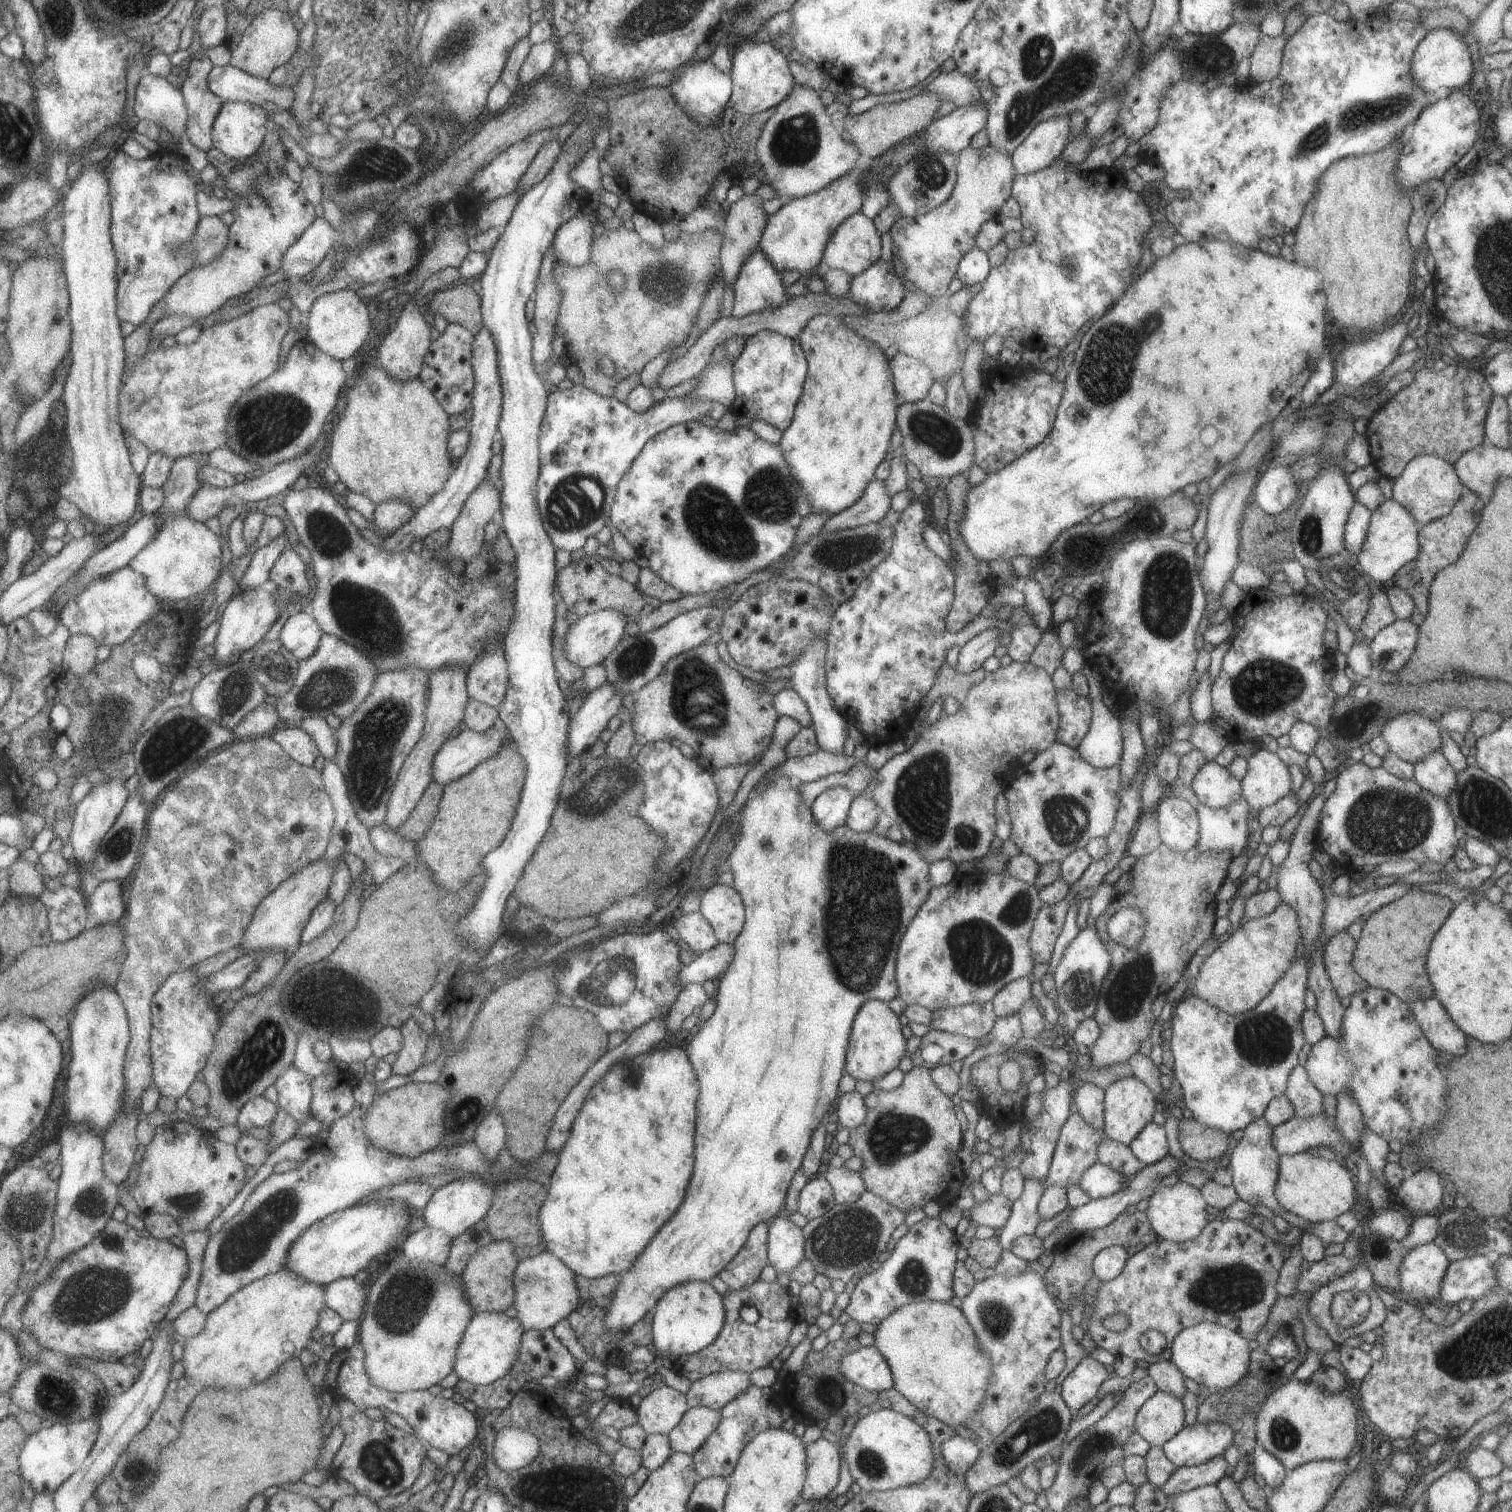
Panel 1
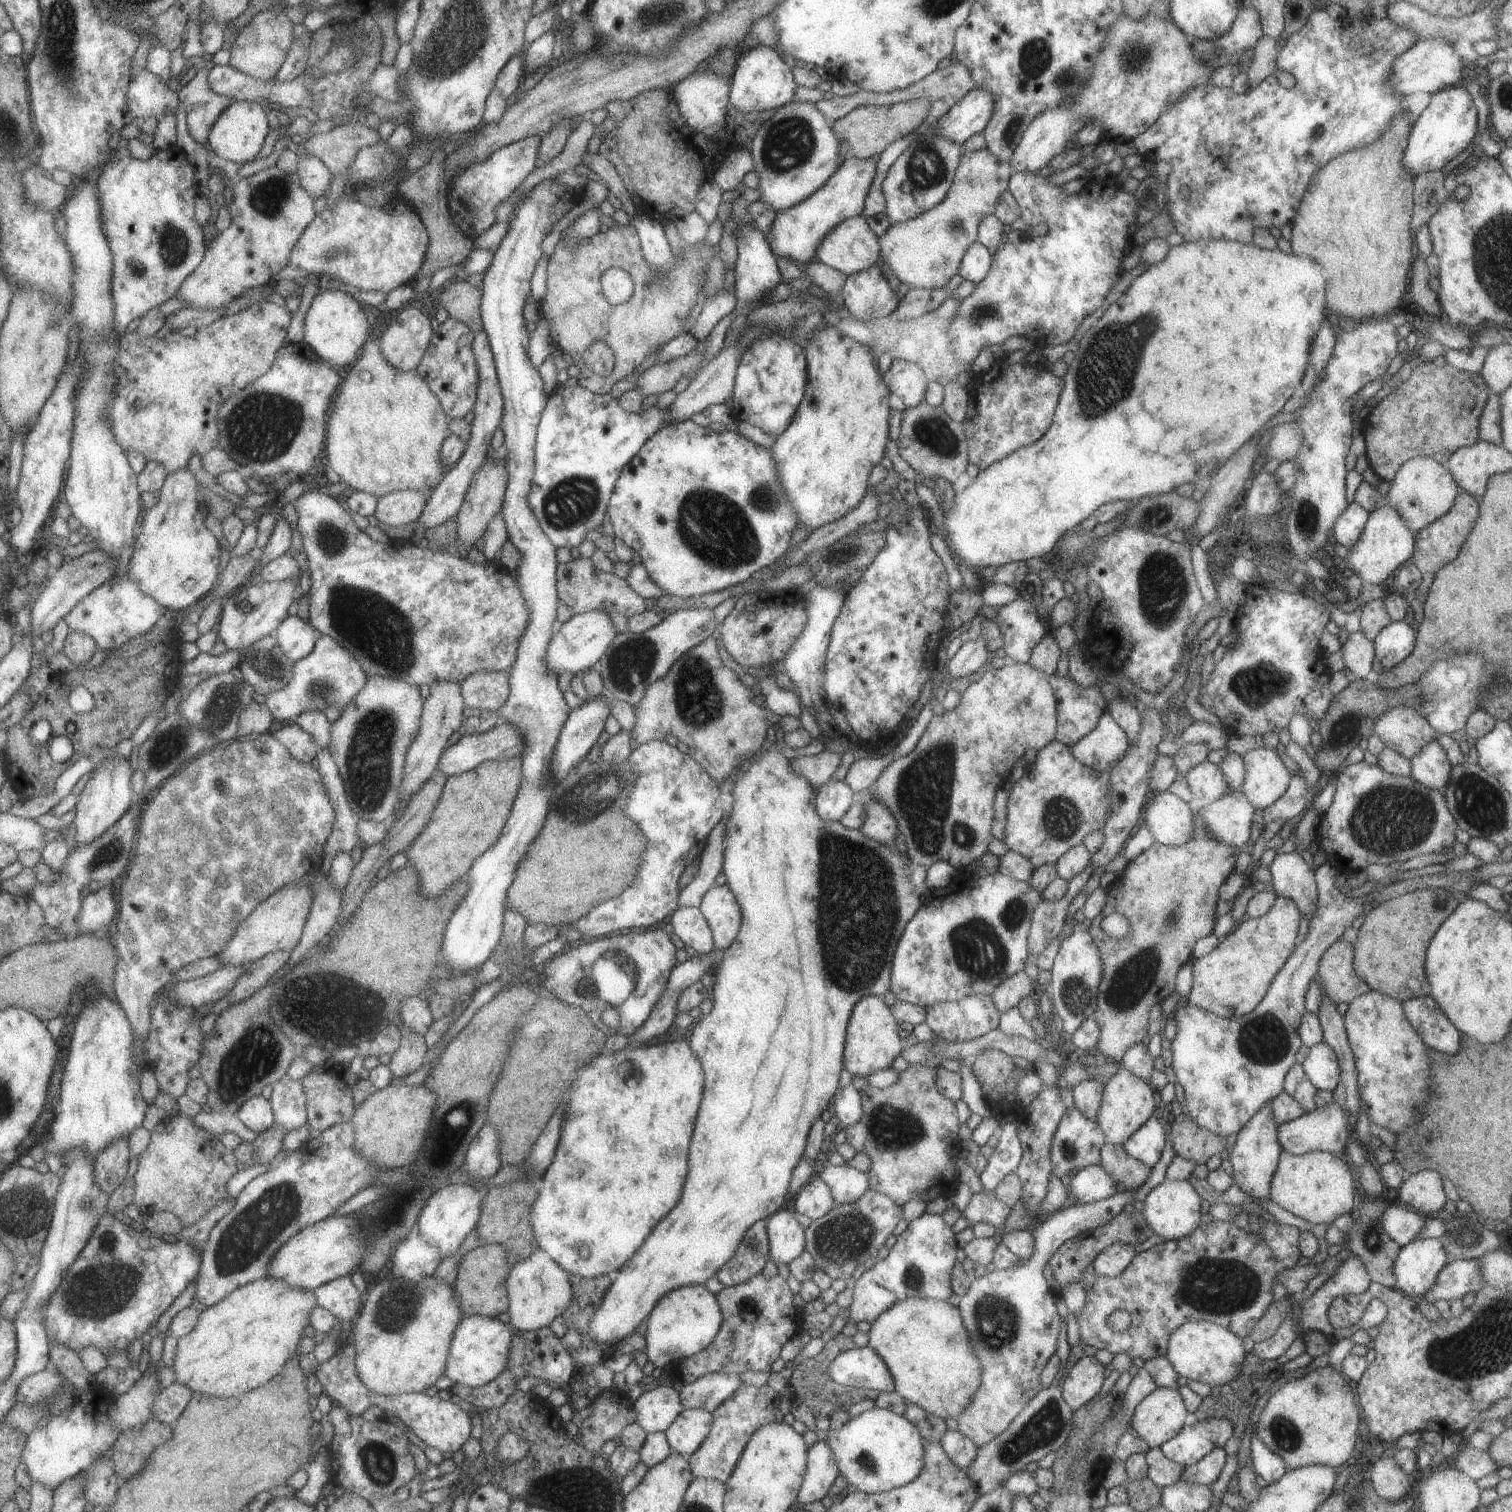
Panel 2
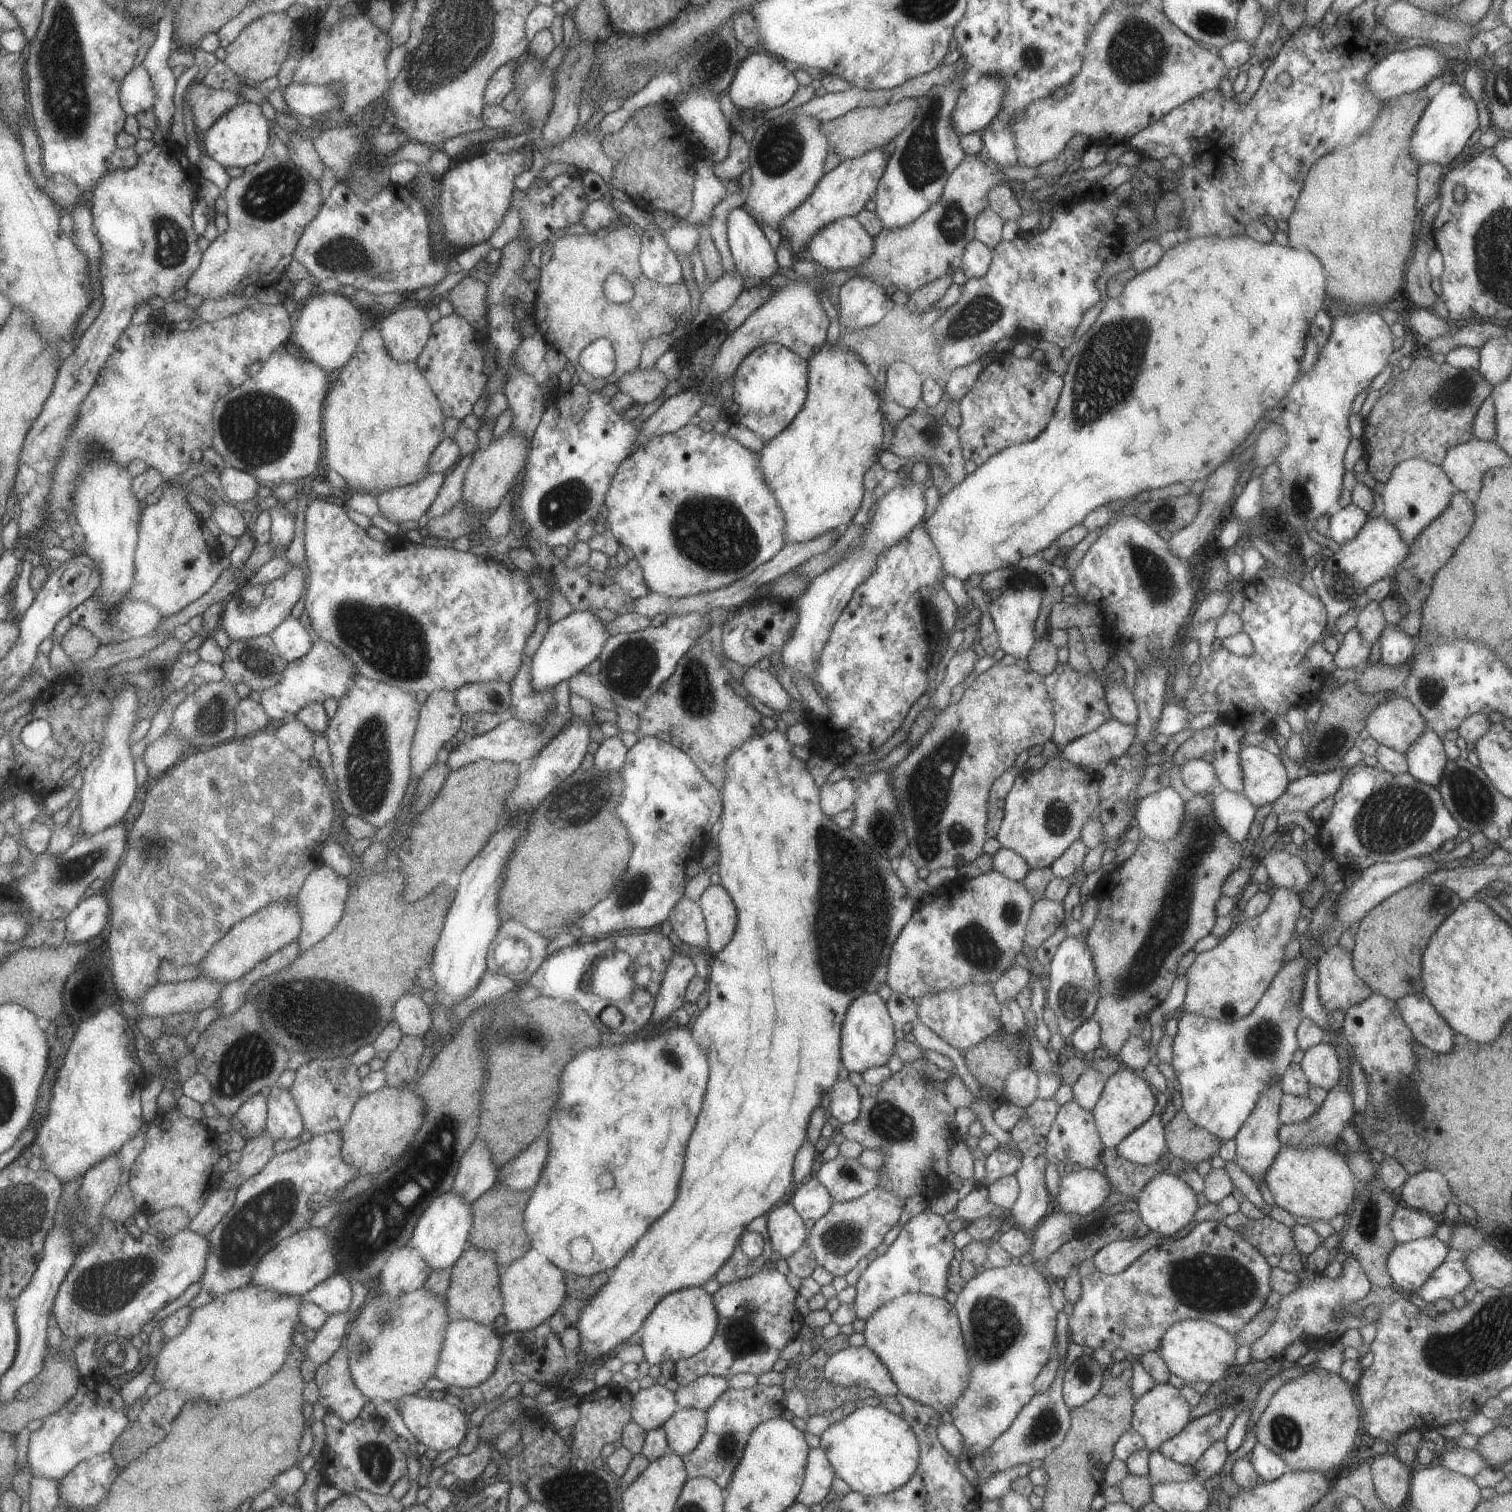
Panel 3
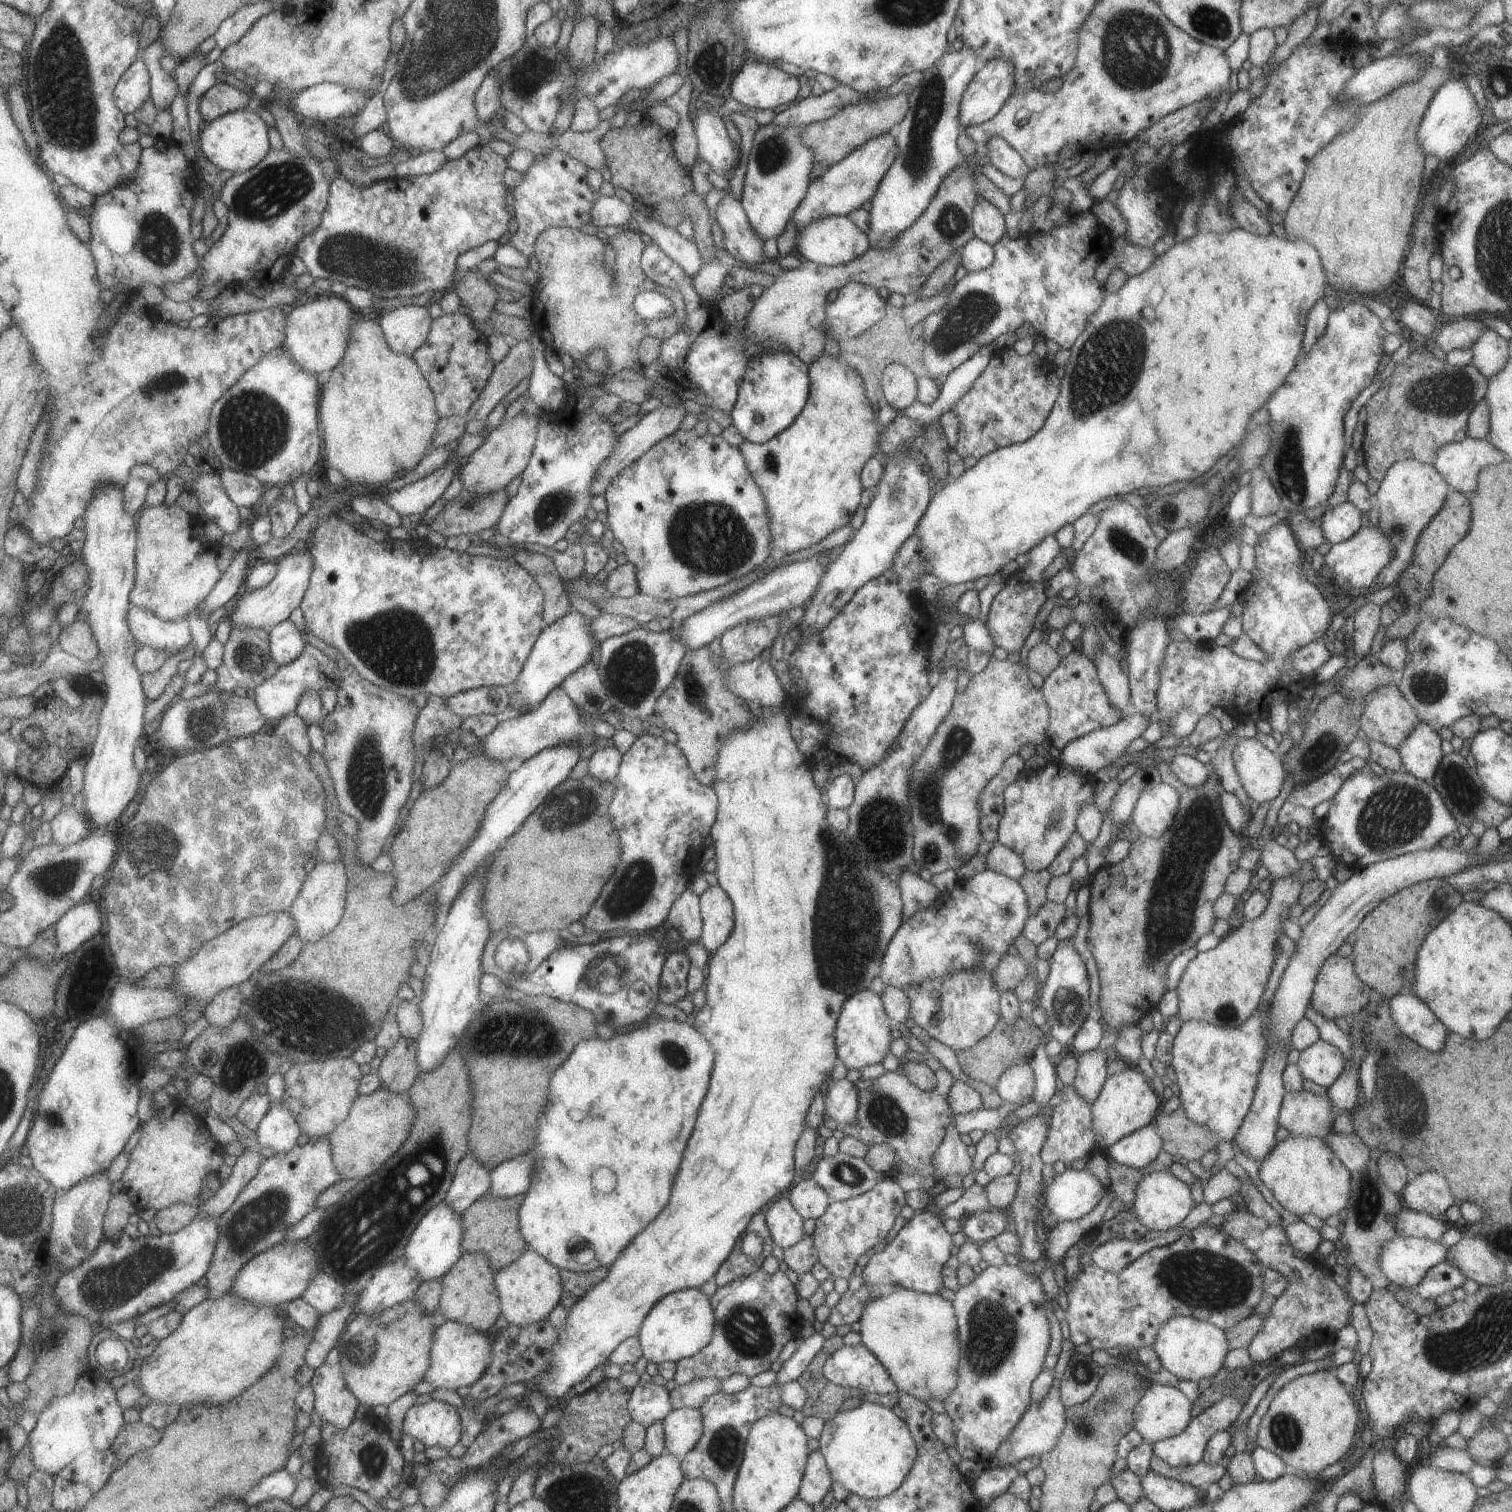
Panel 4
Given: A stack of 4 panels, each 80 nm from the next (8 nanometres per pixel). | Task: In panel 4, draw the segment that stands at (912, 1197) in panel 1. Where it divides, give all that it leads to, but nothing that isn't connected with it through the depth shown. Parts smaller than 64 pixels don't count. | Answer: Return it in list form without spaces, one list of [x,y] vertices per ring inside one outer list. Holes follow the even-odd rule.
[[[907,1050],[898,1060],[898,1067],[894,1071],[885,1071],[877,1079],[863,1080],[860,1078],[854,1087],[858,1094],[858,1109],[855,1123],[842,1123],[839,1129],[845,1137],[853,1137],[865,1143],[868,1147],[886,1144],[894,1152],[896,1162],[891,1173],[932,1175],[932,1158],[939,1143],[946,1135],[946,1128],[953,1122],[952,1110],[946,1101],[948,1090],[954,1079],[951,1074],[929,1053],[916,1053]],[[905,1063],[926,1064],[936,1076],[936,1085],[933,1090],[922,1091],[911,1084],[905,1076],[903,1067]]]

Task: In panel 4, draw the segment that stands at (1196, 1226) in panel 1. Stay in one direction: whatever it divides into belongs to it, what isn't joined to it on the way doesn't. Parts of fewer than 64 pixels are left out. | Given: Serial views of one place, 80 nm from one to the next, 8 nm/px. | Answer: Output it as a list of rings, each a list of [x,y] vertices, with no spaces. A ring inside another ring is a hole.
[[[1153,1171],[1136,1184],[1131,1210],[1149,1231],[1168,1231],[1174,1229],[1195,1206],[1191,1196],[1190,1186],[1169,1171]]]

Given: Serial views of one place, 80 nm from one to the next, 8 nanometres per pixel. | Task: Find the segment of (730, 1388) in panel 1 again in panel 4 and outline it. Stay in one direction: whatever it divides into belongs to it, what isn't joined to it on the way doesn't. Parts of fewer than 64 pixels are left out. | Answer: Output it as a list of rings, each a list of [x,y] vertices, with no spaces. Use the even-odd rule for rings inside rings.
[[[707,1377],[695,1379],[682,1385],[676,1384],[668,1392],[672,1408],[691,1407],[699,1409],[712,1394],[719,1392],[720,1381],[720,1379]]]

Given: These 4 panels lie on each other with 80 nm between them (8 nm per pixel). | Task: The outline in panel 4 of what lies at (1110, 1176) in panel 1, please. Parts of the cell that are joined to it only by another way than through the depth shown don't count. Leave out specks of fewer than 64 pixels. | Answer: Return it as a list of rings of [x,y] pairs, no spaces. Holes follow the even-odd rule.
[[[1065,1169],[1052,1178],[1051,1184],[1044,1185],[1042,1206],[1044,1212],[1051,1212],[1057,1221],[1072,1221],[1085,1216],[1102,1199],[1103,1194],[1103,1186],[1087,1169]]]

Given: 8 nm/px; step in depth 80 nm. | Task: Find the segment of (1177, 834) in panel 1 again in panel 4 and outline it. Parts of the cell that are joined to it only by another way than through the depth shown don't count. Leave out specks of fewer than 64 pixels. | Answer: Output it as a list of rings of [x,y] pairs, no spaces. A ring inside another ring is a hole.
[[[1166,783],[1146,788],[1134,804],[1129,825],[1141,835],[1159,838],[1172,825],[1179,800],[1179,790]]]

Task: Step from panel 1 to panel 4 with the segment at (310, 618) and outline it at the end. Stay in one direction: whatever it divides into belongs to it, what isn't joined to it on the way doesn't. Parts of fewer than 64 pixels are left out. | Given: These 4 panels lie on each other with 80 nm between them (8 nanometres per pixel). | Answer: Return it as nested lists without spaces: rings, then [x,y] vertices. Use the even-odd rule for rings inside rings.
[[[287,619],[269,631],[271,654],[281,667],[297,660],[306,649],[306,636],[293,620]]]

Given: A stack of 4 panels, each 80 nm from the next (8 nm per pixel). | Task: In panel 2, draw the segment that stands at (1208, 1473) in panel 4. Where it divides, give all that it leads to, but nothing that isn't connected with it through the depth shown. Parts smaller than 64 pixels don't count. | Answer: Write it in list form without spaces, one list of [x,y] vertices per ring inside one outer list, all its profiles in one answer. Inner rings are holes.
[[[1160,1447],[1150,1448],[1143,1455],[1146,1462],[1146,1478],[1153,1484],[1163,1488],[1177,1482],[1184,1468],[1169,1460]]]

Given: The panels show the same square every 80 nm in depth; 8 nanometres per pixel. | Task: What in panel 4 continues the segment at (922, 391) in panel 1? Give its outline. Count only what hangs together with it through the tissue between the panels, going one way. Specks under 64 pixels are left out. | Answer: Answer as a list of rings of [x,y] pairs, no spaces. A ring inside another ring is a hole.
[[[889,363],[882,371],[880,385],[886,403],[896,412],[916,401],[916,376],[901,363]]]

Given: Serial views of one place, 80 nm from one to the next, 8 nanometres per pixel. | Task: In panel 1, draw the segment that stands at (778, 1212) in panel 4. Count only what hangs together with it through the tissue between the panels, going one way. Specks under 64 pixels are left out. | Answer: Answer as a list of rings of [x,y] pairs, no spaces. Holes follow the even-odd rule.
[[[785,1214],[768,1223],[766,1257],[777,1273],[790,1272],[804,1259],[804,1238],[801,1229]]]

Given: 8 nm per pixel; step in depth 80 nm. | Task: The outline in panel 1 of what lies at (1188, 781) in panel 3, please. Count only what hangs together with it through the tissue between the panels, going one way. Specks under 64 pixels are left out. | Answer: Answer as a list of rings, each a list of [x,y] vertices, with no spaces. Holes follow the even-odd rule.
[[[1207,761],[1195,773],[1190,784],[1198,803],[1212,809],[1229,806],[1242,799],[1242,786],[1227,769]]]

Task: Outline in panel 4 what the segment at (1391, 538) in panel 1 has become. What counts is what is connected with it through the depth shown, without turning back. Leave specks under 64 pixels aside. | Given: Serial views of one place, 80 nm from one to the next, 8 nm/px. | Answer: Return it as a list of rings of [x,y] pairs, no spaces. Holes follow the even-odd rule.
[[[1376,525],[1361,526],[1361,528],[1347,540],[1330,545],[1326,555],[1323,555],[1325,564],[1332,581],[1345,582],[1355,588],[1371,588],[1379,571],[1388,565],[1394,557],[1394,548],[1387,535]]]

